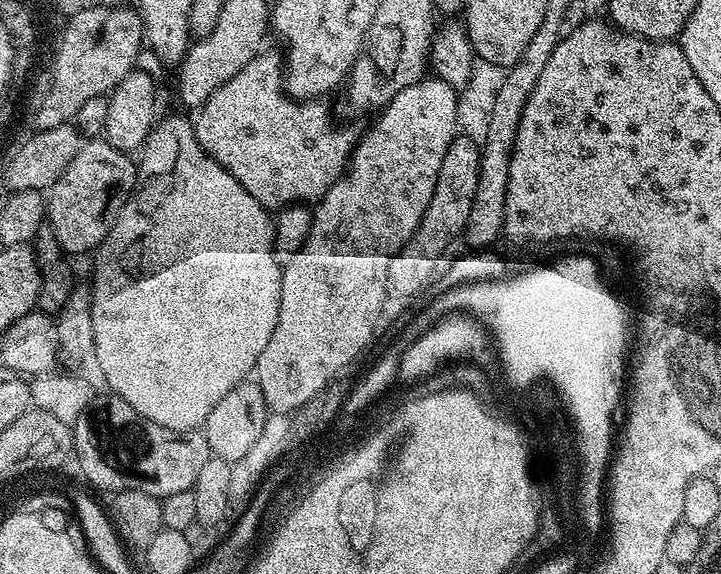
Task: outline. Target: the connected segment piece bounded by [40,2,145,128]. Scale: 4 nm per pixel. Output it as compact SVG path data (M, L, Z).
M104 2L96 5L95 11L77 8L68 16L69 25L64 45L56 64L55 83L52 96L45 101L44 112L40 112L43 127L62 126L75 121L78 110L90 98L104 88L108 93L136 68L136 59L145 43L144 26L139 15L132 11L128 16L114 16L114 6Z

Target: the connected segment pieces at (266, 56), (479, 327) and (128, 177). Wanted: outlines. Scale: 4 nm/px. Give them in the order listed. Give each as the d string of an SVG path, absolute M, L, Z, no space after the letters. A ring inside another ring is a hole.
M261 50L230 82L222 82L194 116L196 137L206 154L221 164L263 208L279 210L289 204L319 202L344 175L358 132L339 128L328 108L319 99L293 100L284 90L284 60L276 52Z
M457 314L440 320L404 352L399 364L399 377L408 382L425 381L437 369L461 360L469 360L480 370L495 365L496 354L491 333L475 317Z
M88 138L81 143L78 154L74 154L70 166L62 170L58 182L52 184L46 196L46 220L65 254L95 253L113 222L120 217L124 203L132 197L136 169L133 157L110 146L106 139Z

